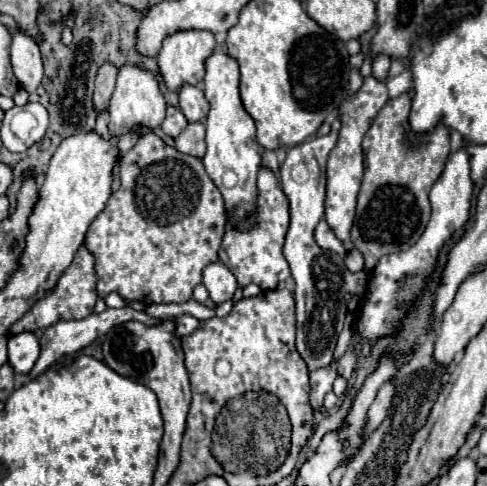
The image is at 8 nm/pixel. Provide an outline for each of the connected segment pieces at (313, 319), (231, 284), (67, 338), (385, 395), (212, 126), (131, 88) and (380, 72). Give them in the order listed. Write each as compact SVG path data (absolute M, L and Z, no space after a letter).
M332 128L328 136L312 138L310 142L294 146L288 150L286 160L280 168L282 190L290 202L290 228L284 242L284 258L290 266L292 278L296 282L294 300L296 300L296 350L306 362L308 370L314 372L332 362L338 334L342 332L344 318L348 314L346 294L366 294L368 274L350 272L344 266L342 258L318 258L324 250L314 242L314 228L324 216L326 200L326 174L324 166L330 150L336 144L338 128Z
M214 262L214 264L208 264L208 266L204 268L202 284L206 286L210 298L212 298L216 304L230 300L232 294L236 292L236 288L238 288L234 274L232 274L222 262Z
M124 306L124 308L106 308L102 314L90 314L90 316L84 318L84 320L64 320L64 322L52 324L50 328L44 330L44 336L40 338L40 348L42 348L42 352L40 352L40 358L36 360L34 368L30 370L28 378L30 378L30 380L38 378L48 366L52 366L54 362L58 362L62 356L68 356L68 354L74 354L74 352L86 348L86 346L92 344L98 336L106 334L112 326L124 324L124 322L128 322L128 320L138 320L138 322L142 322L142 324L146 324L146 326L158 326L158 324L162 322L160 318L148 316L146 312L136 312L132 306Z
M394 380L382 384L382 388L378 390L378 396L368 410L368 422L364 428L364 438L368 438L368 434L374 432L376 426L386 418L390 406L392 406L392 398L394 398Z
M216 48L206 60L204 76L204 96L210 102L210 112L206 120L206 156L202 158L208 176L218 186L224 196L226 210L232 212L242 228L252 224L252 210L256 204L256 174L262 164L256 144L256 126L252 116L244 110L240 100L240 68L238 62L222 48Z
M122 66L118 70L116 90L112 94L108 114L110 114L108 130L114 138L120 138L122 134L126 134L134 128L140 134L160 128L162 122L164 122L164 114L166 114L166 102L164 102L164 96L160 94L160 90L158 90L158 82L154 80L154 76L146 70L134 68L134 66Z
M380 56L374 60L372 64L372 76L378 82L386 82L388 80L388 68L390 68L390 58L388 56Z

